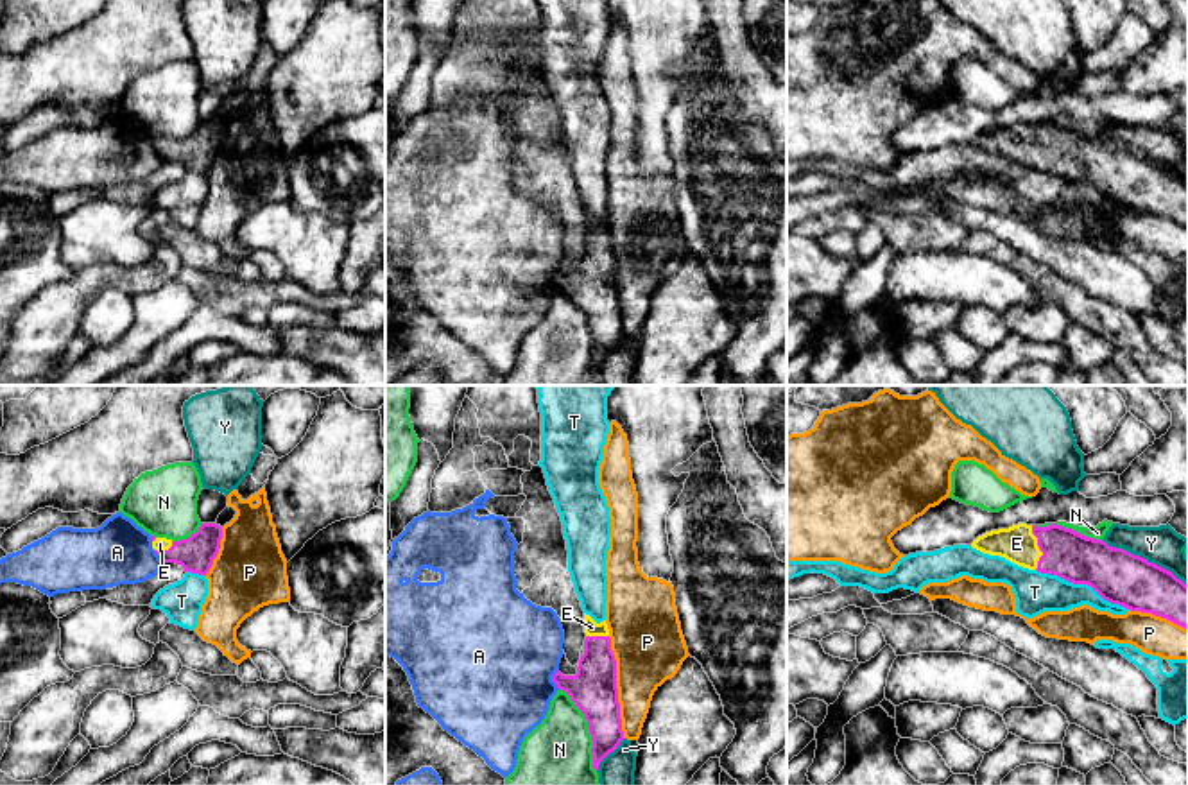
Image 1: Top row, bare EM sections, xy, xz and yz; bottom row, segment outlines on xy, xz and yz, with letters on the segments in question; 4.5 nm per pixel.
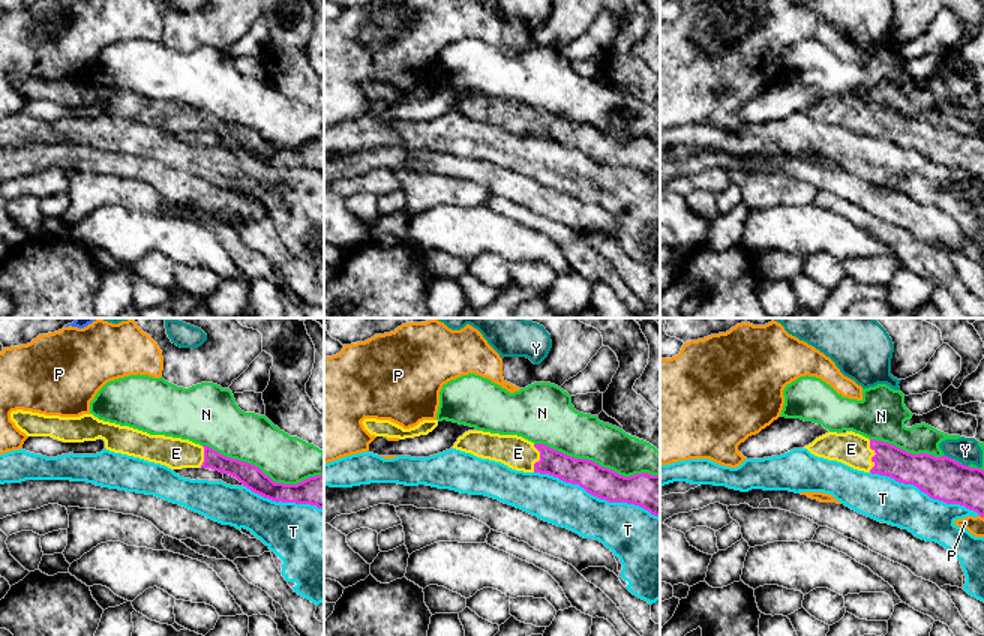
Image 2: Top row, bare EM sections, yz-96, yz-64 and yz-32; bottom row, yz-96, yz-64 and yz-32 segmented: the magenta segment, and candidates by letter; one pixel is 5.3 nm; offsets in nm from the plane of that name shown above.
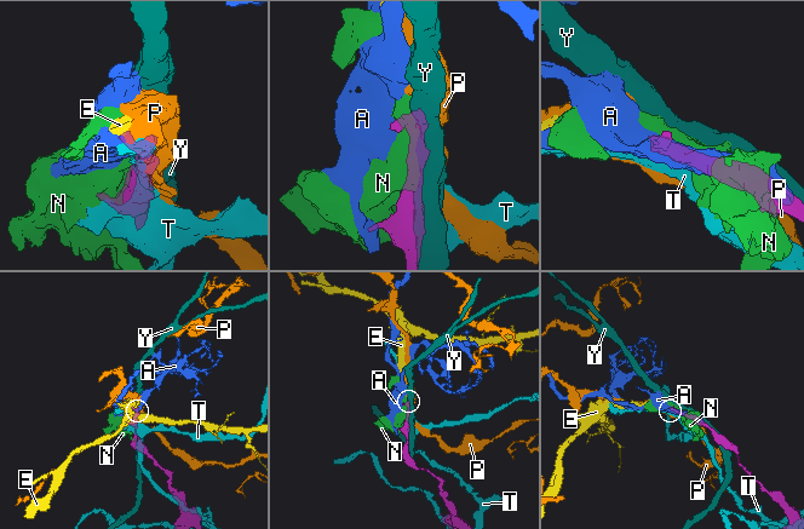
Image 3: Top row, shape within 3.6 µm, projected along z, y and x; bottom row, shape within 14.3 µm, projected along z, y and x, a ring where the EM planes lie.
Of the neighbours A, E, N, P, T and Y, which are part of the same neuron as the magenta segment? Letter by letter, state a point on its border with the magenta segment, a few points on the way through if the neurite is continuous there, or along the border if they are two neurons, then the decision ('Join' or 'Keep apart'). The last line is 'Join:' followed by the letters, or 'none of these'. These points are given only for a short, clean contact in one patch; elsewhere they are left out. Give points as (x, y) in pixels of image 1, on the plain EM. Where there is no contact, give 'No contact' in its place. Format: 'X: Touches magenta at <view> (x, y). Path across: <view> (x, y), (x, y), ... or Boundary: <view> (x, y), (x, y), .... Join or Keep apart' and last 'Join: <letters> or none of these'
A: Touches magenta at xz (552, 278). Keep apart
E: Touches magenta at yz (1038, 144). Path across: yz (1079, 158), (1038, 144), (1016, 142). Join
N: Touches magenta at xz (588, 327). Keep apart
P: Touches magenta at xz (615, 285). Keep apart
T: Touches magenta at yz (1083, 181). Keep apart
Y: Touches magenta at yz (1142, 156). Keep apart
Join: E

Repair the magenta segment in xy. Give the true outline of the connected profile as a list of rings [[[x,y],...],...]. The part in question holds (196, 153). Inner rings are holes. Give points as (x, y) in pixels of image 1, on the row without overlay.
[[[201,122],[199,129],[186,138],[172,140],[156,136],[152,147],[163,161],[176,161],[185,170],[206,174],[219,152],[222,125],[217,122]]]

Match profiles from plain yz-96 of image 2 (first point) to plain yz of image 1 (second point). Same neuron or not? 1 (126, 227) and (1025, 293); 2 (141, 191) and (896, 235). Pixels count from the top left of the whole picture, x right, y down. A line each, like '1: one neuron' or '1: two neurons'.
1: one neuron
2: one neuron

